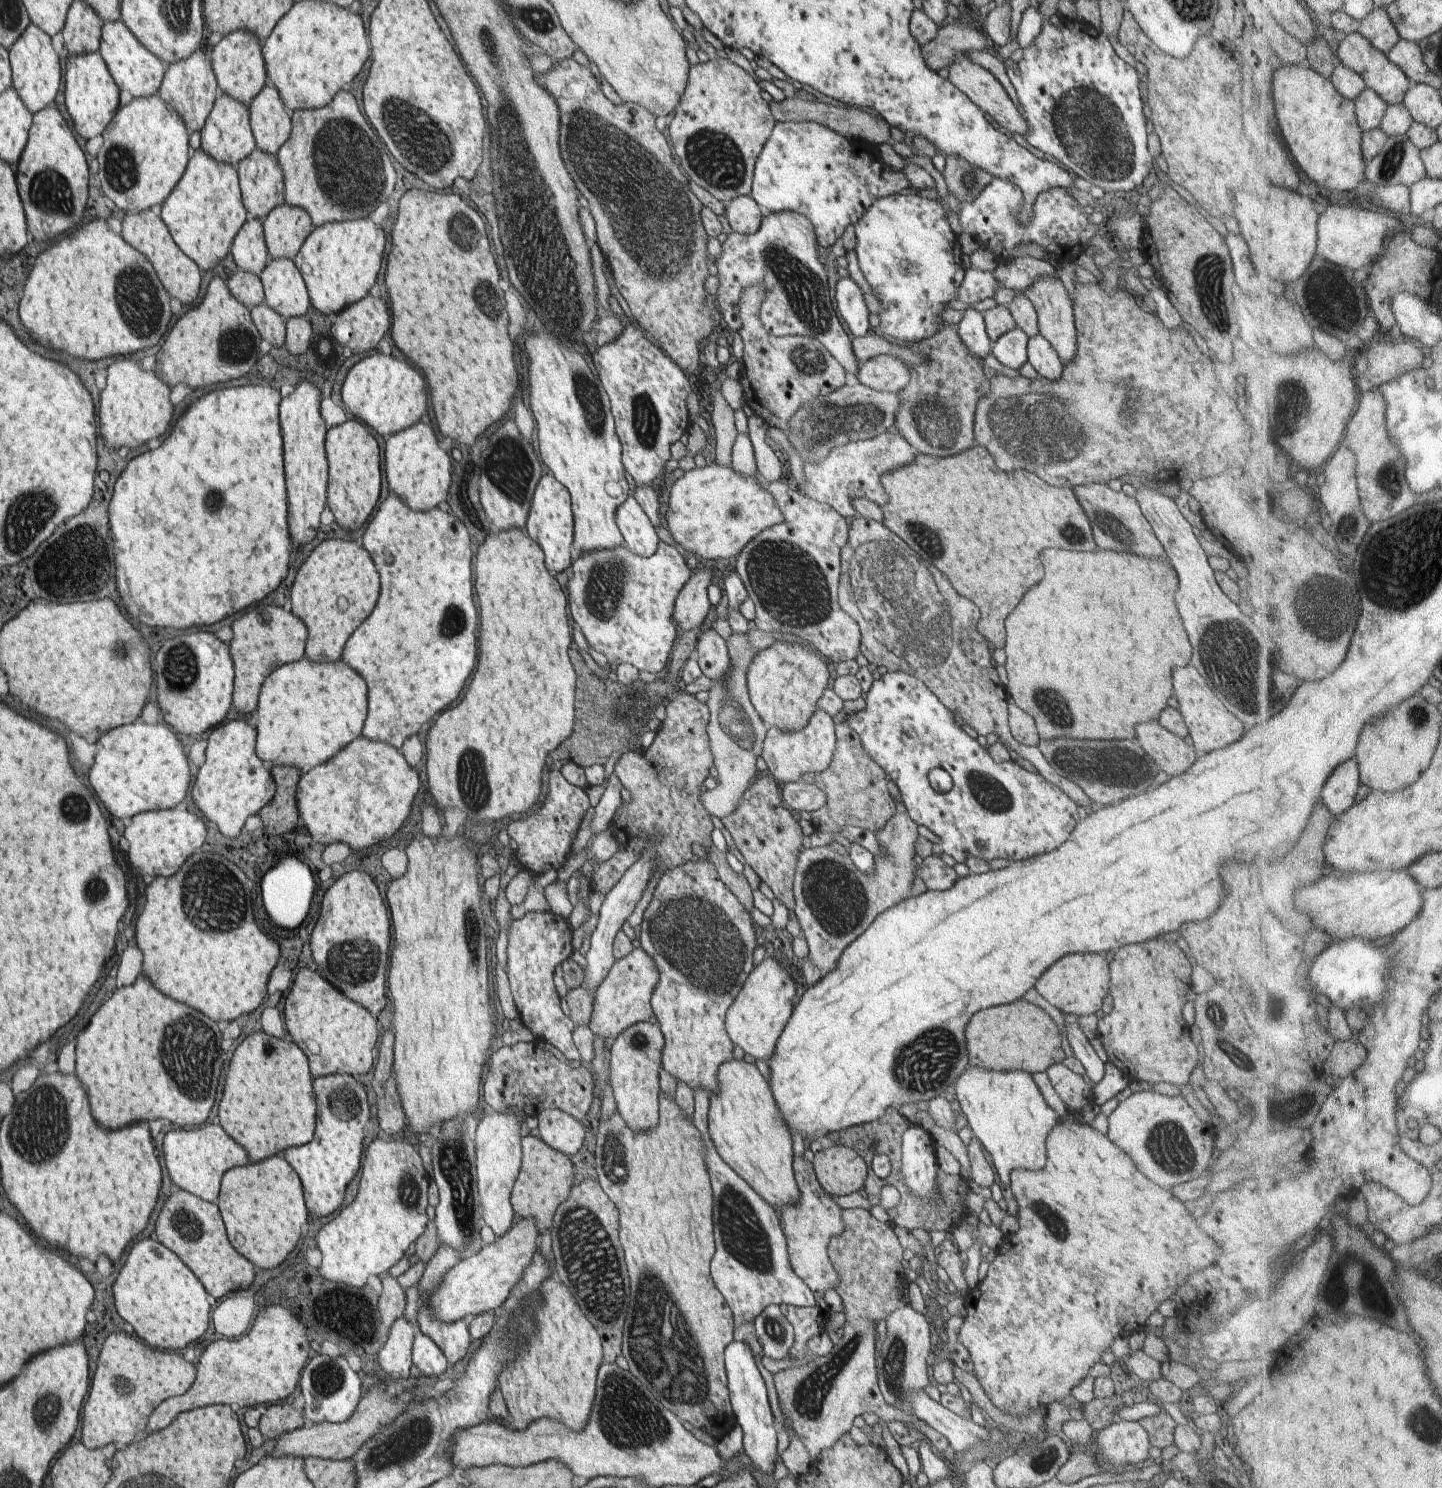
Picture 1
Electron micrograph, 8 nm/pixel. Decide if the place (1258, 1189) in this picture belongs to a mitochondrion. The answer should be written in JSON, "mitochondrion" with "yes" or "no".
{"mitochondrion":"no"}

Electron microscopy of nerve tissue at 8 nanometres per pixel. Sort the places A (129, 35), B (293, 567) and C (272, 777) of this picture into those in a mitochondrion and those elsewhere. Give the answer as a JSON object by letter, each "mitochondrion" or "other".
{"A":"other","B":"other","C":"other"}

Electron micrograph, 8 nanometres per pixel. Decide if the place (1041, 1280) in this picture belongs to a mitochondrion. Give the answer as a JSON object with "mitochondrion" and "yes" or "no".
{"mitochondrion":"no"}

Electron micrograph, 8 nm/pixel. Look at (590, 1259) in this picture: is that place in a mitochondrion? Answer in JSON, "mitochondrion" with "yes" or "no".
{"mitochondrion":"yes"}

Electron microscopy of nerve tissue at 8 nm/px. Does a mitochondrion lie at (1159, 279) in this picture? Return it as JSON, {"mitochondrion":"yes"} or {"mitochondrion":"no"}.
{"mitochondrion":"no"}

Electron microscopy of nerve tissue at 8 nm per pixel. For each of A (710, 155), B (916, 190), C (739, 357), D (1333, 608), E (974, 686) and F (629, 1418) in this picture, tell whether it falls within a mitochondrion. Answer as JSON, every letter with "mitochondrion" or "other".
{"A":"mitochondrion","B":"other","C":"other","D":"mitochondrion","E":"other","F":"mitochondrion"}

